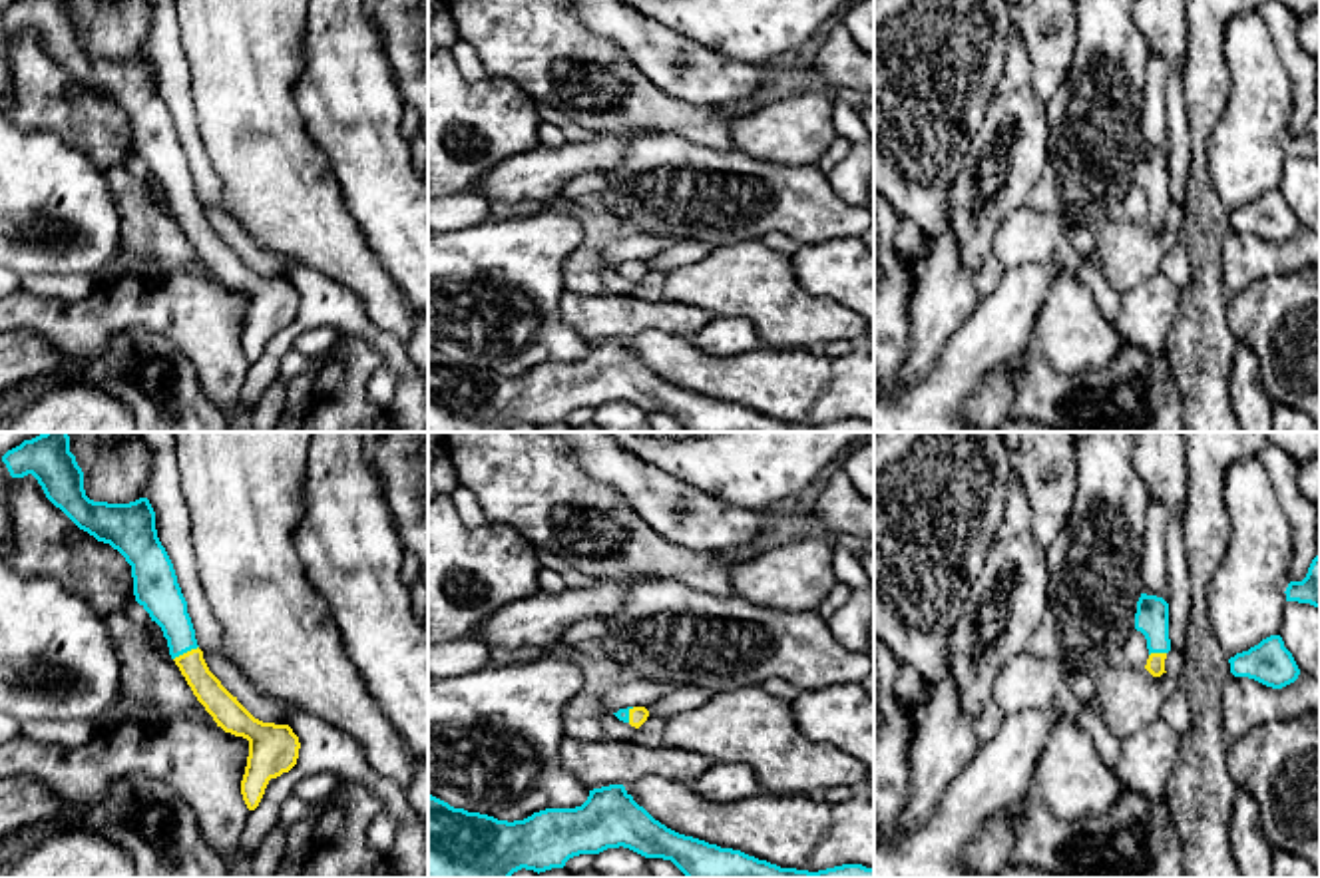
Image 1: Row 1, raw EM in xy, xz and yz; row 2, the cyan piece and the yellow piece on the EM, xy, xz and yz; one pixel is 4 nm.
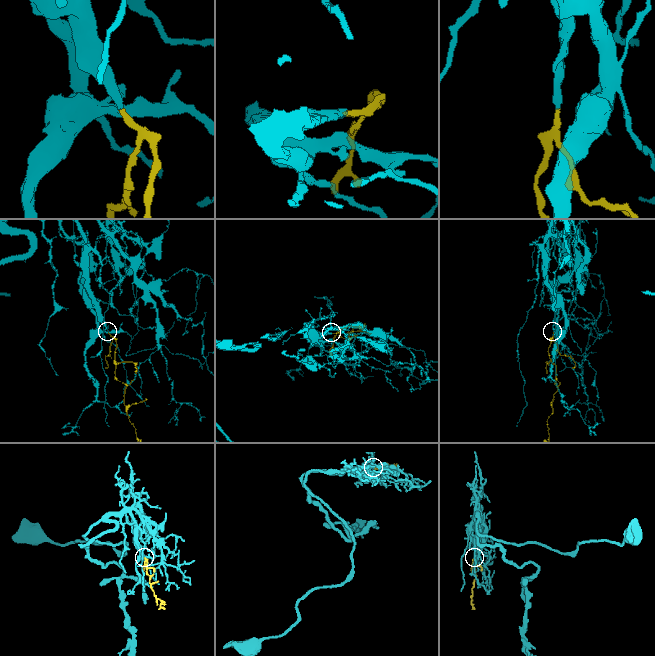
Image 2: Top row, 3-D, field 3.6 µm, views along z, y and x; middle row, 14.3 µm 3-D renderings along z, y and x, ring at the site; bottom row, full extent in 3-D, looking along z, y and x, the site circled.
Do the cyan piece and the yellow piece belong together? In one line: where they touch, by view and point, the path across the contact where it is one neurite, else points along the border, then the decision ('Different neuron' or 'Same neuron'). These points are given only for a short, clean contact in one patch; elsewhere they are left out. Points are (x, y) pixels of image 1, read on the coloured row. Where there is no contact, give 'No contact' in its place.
Touches cyan at xy (186, 652). Path across: xy (162, 598), (186, 652), (196, 673), (220, 703). Same neuron

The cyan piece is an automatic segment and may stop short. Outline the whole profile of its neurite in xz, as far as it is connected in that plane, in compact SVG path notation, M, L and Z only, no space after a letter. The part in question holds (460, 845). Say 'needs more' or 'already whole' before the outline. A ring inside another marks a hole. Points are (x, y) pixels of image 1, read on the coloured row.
already whole; M623 784L589 790L581 806L546 808L514 822L454 808L428 794L428 878L510 878L522 868L540 874L563 868L573 856L599 854L619 846L645 858L671 860L687 878L874 878L874 868L862 864L842 864L818 872L780 868L741 850L679 834L639 806Z

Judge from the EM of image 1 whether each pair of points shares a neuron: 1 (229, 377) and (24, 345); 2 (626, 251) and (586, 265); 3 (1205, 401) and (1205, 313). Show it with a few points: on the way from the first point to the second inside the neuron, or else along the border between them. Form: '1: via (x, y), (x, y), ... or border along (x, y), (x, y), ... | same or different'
1: border along (20, 327), (32, 329), (60, 357), (58, 371) | different
2: border along (624, 231), (604, 247), (604, 261), (610, 267) | different
3: via (1205, 379), (1205, 335) | same

